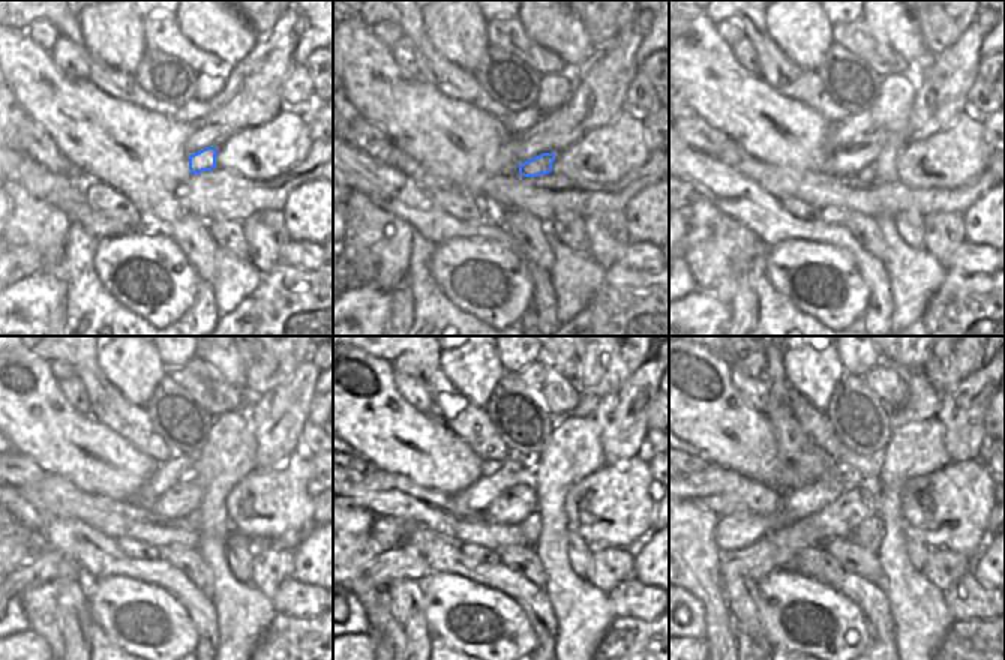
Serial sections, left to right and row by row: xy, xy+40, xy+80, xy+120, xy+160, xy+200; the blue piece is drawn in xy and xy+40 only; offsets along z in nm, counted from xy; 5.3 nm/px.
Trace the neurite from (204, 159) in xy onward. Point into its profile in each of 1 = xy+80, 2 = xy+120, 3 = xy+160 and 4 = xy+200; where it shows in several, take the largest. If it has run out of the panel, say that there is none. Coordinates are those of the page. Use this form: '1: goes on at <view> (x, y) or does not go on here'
1: goes on at xy+80 (867, 174)
2: goes on at xy+120 (194, 519)
3: goes on at xy+160 (530, 528)
4: goes on at xy+200 (869, 534)

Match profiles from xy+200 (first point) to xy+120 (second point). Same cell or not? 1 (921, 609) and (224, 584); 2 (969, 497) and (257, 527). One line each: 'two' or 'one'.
1: one
2: one

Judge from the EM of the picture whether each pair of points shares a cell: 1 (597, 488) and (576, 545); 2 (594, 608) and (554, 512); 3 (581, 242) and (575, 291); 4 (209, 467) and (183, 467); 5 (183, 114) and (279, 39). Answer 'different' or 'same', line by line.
1: different
2: same
3: different
4: different
5: same

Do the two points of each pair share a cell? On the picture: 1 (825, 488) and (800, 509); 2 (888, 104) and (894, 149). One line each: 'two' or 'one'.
1: one
2: one

